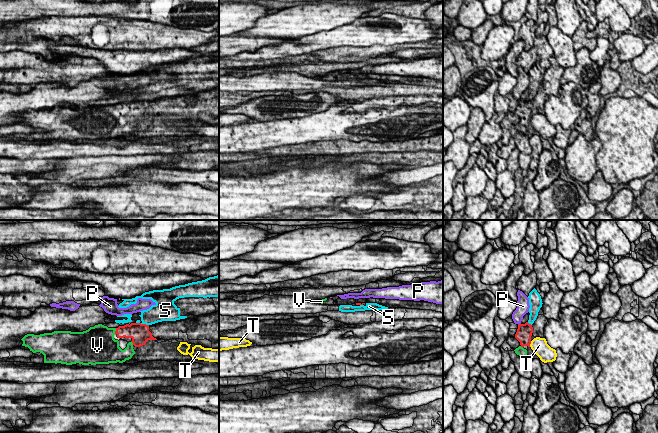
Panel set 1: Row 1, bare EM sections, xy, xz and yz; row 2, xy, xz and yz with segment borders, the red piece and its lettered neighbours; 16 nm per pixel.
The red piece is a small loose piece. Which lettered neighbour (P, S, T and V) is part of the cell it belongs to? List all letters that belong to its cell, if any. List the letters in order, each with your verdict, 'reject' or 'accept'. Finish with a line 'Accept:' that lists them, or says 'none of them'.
P: reject
S: reject
T: reject
V: accept
Accept: V

